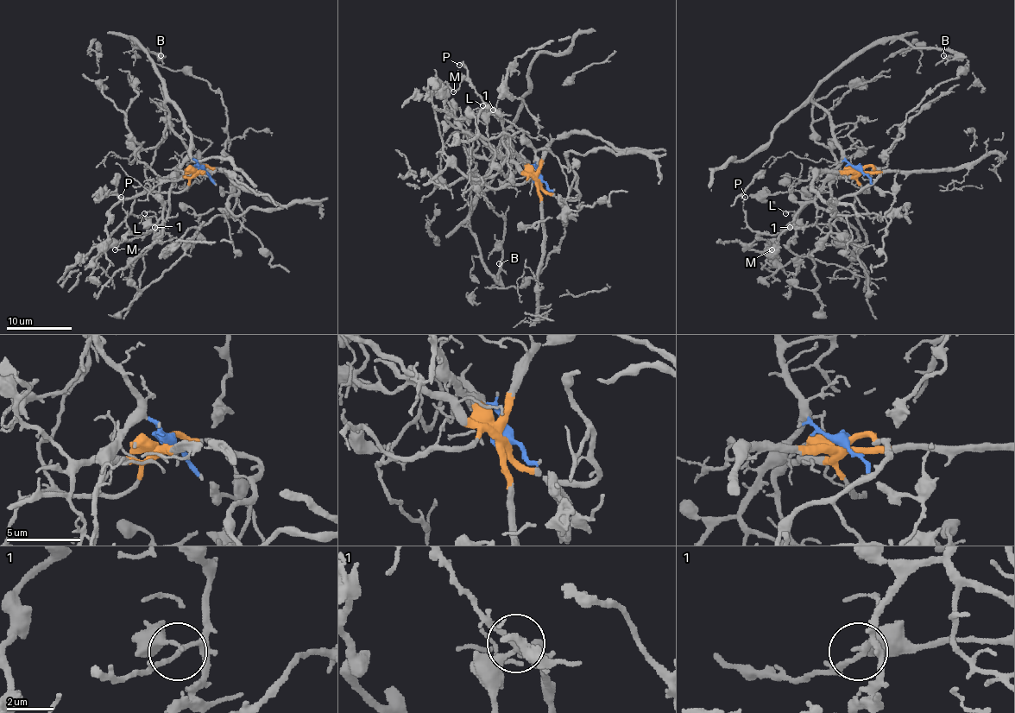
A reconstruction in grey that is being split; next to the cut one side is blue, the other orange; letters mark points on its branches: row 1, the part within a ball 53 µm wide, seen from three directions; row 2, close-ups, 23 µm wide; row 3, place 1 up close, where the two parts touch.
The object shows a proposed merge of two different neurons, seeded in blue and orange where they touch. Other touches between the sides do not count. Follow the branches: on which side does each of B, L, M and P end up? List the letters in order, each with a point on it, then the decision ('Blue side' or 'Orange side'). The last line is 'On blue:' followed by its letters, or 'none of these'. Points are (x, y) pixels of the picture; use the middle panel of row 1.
B: Place: (499, 263). Blue side
L: Place: (482, 105). Blue side
M: Place: (453, 91). Blue side
P: Place: (459, 65). Blue side
On blue: B, L, M, P

